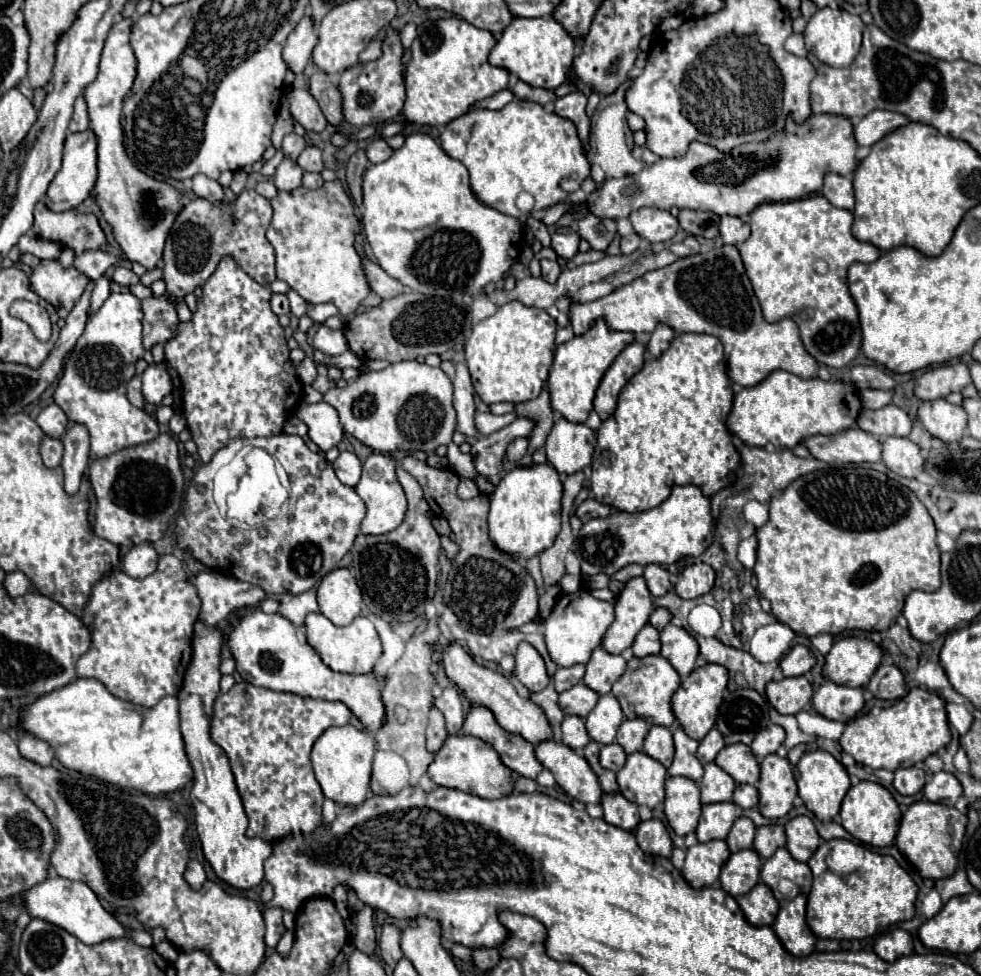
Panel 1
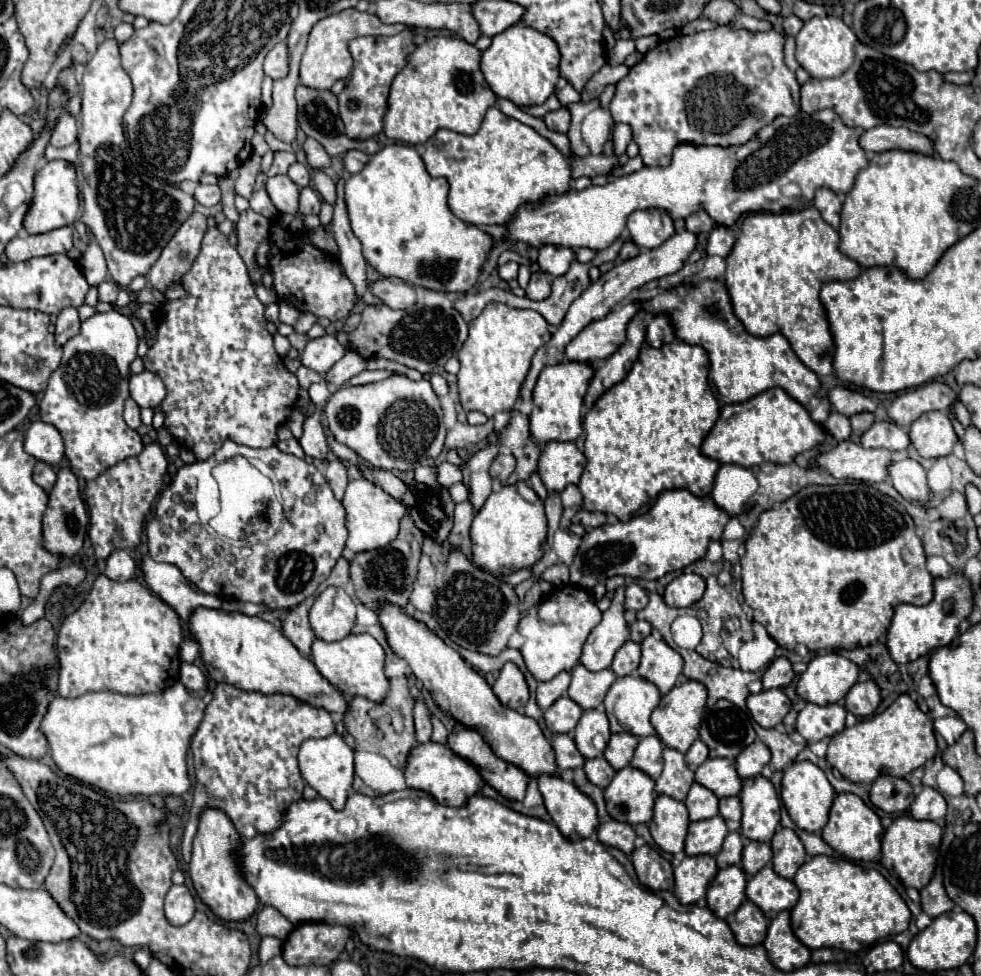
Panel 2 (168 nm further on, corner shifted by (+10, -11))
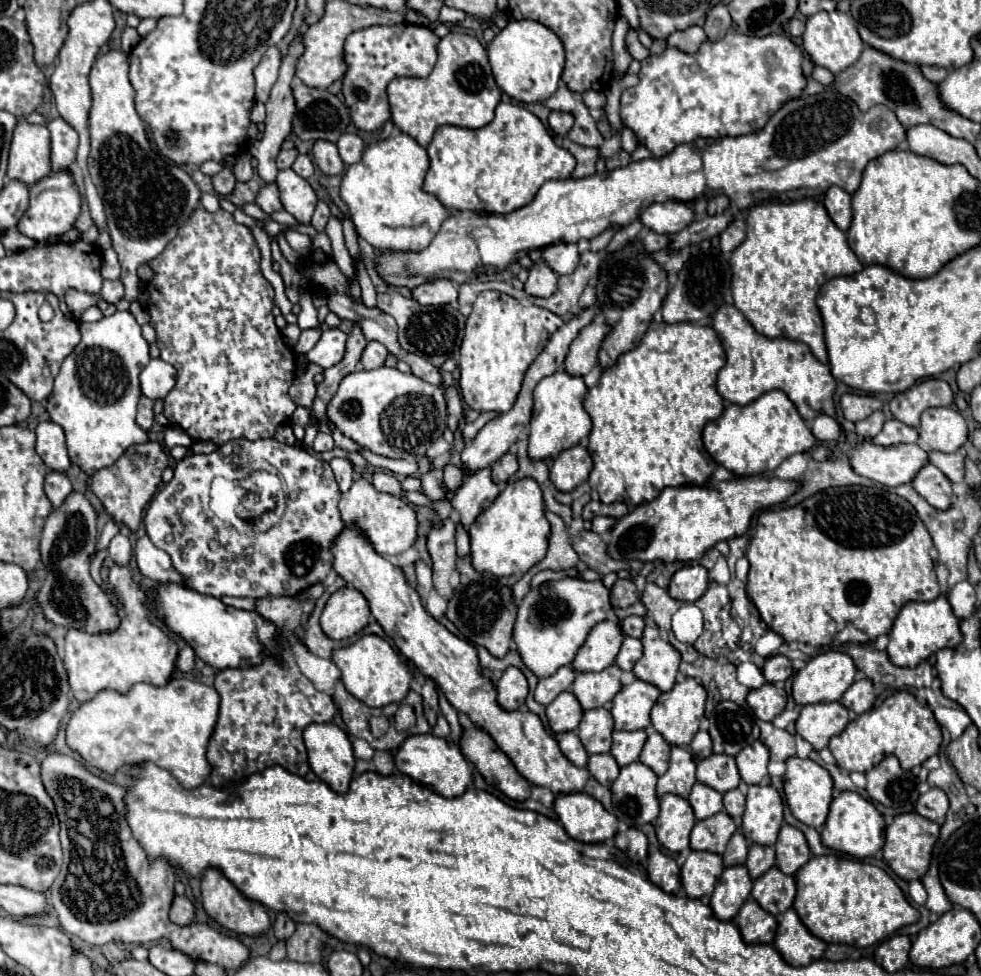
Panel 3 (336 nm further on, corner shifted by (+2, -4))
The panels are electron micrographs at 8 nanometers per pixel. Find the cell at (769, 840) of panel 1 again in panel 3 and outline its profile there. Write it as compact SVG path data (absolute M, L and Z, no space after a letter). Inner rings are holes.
M751 845L749 847L749 857L745 861L745 867L753 879L761 877L775 865L775 847L763 847L763 845Z

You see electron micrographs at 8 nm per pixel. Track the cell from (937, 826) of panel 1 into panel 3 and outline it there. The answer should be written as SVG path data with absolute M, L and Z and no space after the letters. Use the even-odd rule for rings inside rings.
M903 813L893 819L893 823L885 829L885 845L883 845L883 859L895 871L897 877L905 881L921 879L927 873L933 845L939 837L939 825L917 813Z

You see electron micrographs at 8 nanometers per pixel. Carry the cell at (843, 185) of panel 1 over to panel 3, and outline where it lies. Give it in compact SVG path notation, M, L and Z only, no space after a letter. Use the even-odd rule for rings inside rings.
M831 187L825 193L825 201L823 203L825 203L825 209L827 209L829 217L833 219L833 223L841 231L847 231L849 225L851 225L851 219L853 219L853 213L851 213L851 195L845 193L839 187Z

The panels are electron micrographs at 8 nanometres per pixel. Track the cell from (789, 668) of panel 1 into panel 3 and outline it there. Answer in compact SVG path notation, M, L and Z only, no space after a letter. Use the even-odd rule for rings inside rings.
M773 655L765 661L763 665L763 677L767 683L779 683L779 681L785 681L793 675L793 669L791 669L791 661L783 655Z

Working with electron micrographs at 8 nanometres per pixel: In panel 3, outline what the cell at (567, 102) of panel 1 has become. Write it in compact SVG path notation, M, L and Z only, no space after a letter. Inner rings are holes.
M551 111L551 115L549 115L549 127L551 127L551 131L553 131L553 135L555 137L565 137L569 131L571 131L571 127L573 127L573 123L575 123L575 119L571 117L571 113L563 113L563 111Z

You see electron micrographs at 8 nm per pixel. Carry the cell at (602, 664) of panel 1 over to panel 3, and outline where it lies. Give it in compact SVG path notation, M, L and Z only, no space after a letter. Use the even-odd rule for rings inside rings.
M609 665L599 673L577 673L571 691L585 711L605 707L621 689L621 669Z

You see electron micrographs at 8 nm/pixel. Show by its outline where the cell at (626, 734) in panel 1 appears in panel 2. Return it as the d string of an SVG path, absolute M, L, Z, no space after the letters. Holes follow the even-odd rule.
M619 732L619 734L613 734L607 748L605 748L605 758L607 762L615 768L615 770L621 770L625 766L629 766L631 758L633 758L633 752L637 748L637 742L639 738L629 734L629 732Z

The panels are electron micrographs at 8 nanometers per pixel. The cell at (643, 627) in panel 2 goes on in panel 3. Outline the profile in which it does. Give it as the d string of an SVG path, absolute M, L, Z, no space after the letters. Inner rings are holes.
M631 615L631 617L625 617L621 623L621 633L623 635L629 635L629 637L641 637L641 633L643 633L643 625L645 625L645 621L643 621L643 617L637 617L637 615Z

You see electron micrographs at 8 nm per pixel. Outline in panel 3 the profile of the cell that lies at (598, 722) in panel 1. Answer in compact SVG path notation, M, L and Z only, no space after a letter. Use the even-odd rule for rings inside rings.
M605 707L585 711L577 727L577 735L589 755L609 753L611 733L613 733L613 717Z

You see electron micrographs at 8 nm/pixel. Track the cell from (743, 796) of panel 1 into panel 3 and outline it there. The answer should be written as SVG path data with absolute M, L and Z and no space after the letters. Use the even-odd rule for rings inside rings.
M731 789L723 795L723 805L731 817L741 817L745 811L745 795L739 789Z

